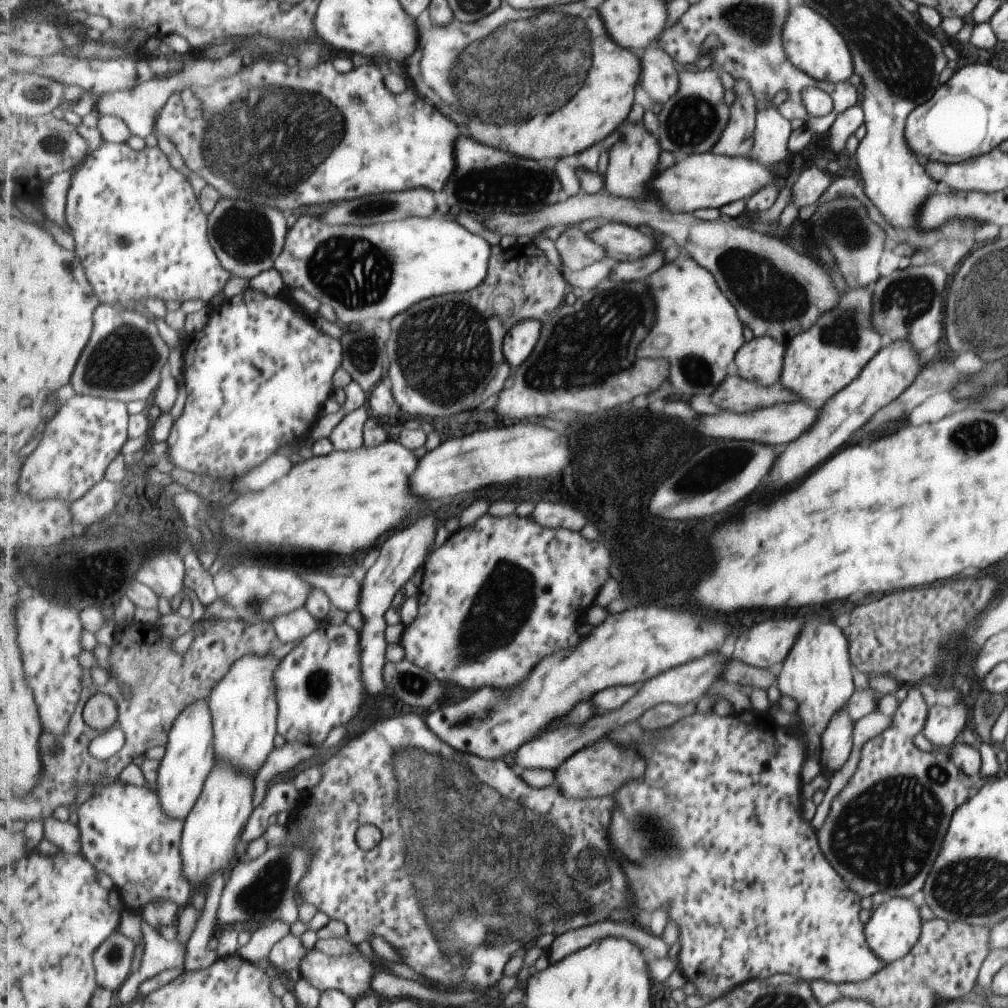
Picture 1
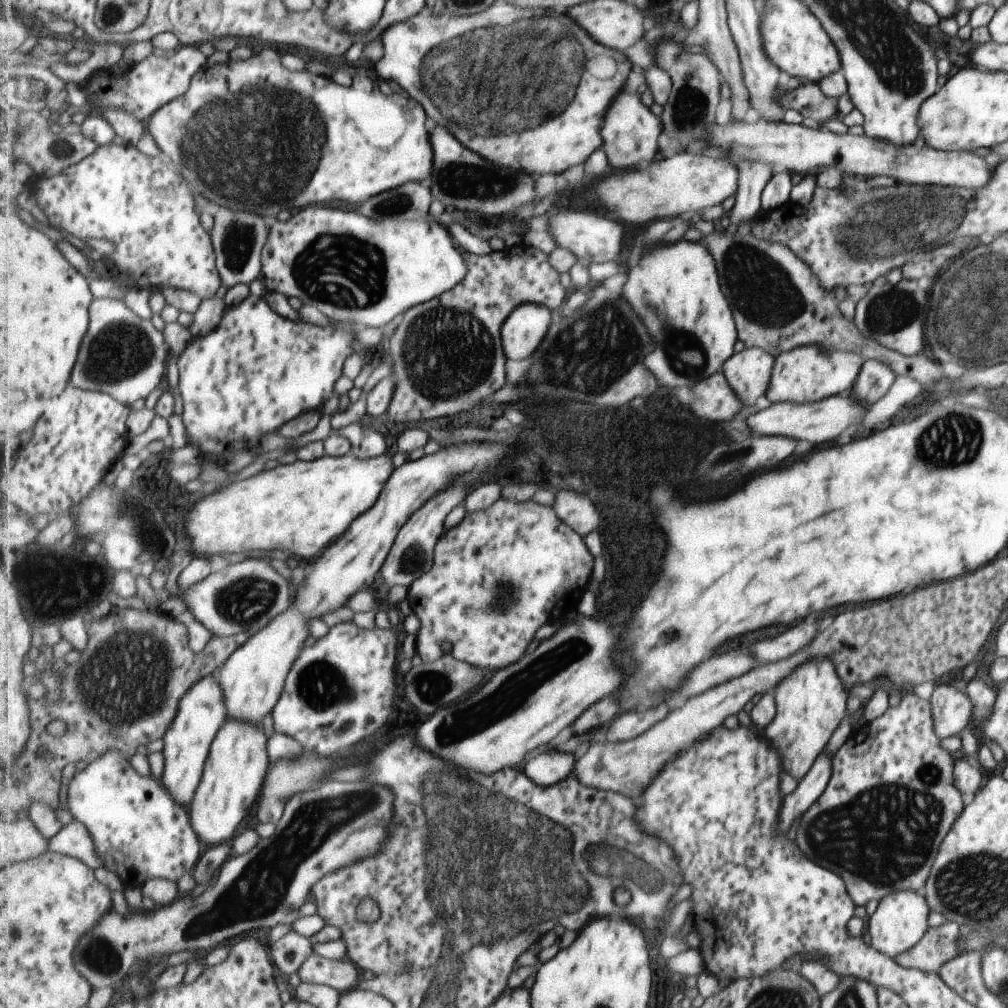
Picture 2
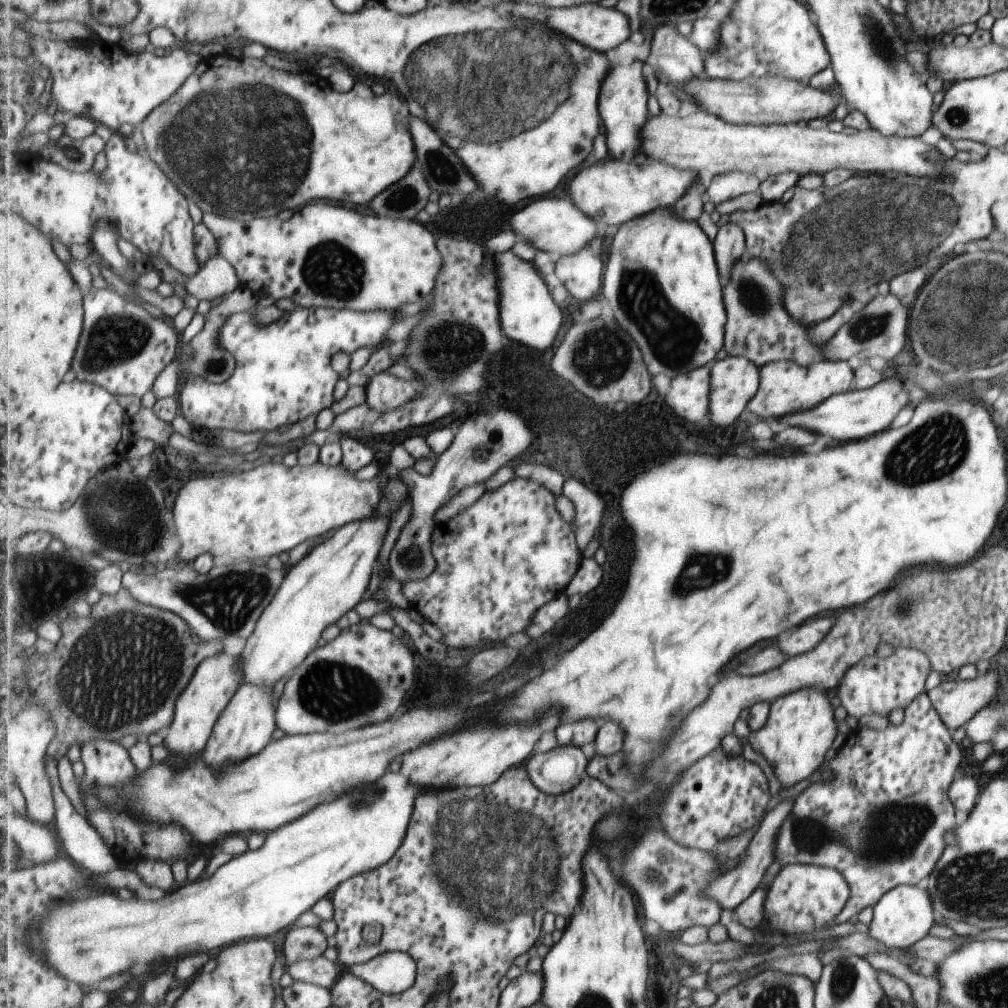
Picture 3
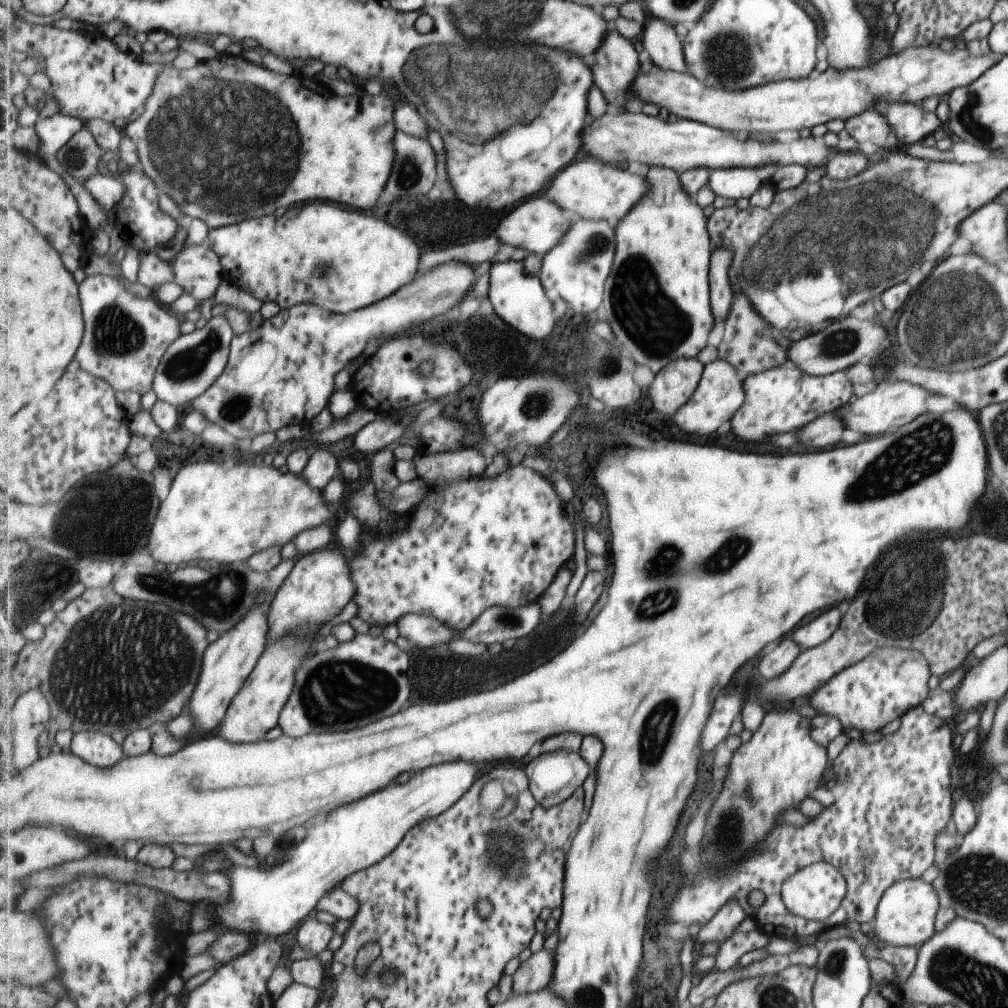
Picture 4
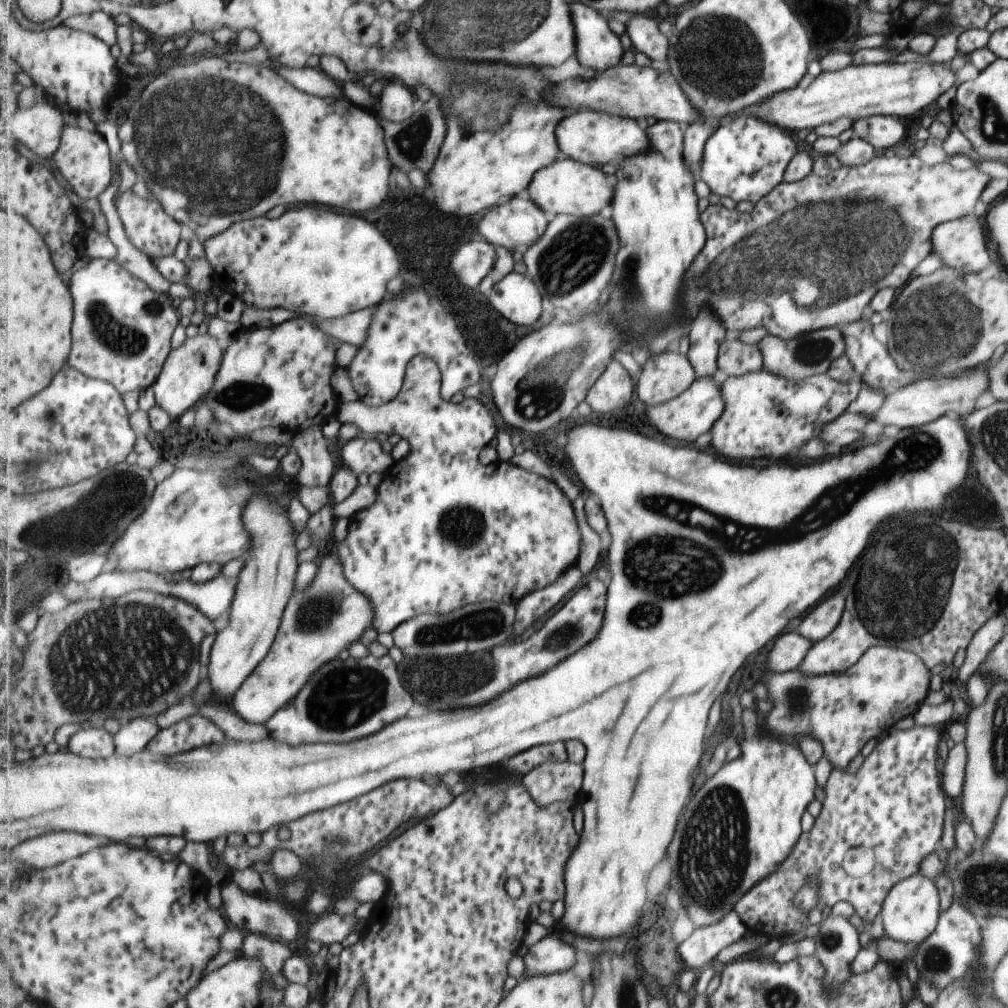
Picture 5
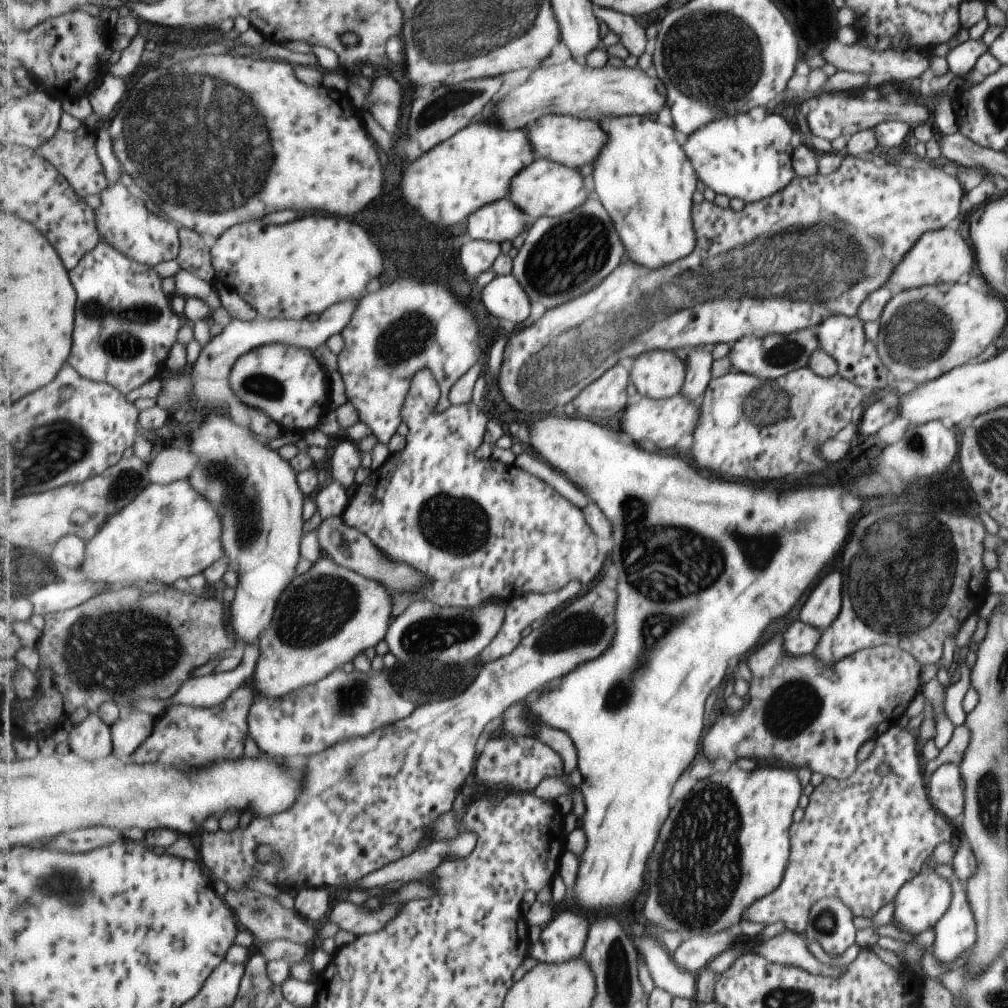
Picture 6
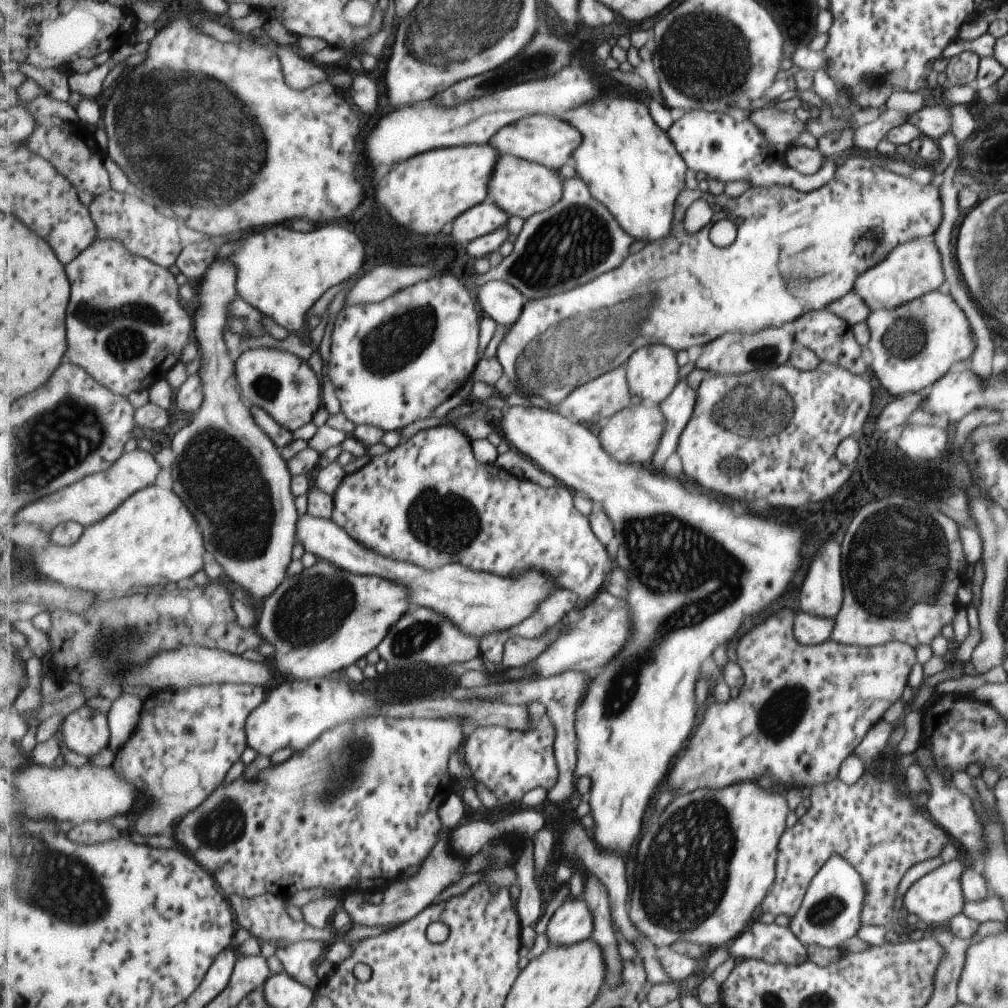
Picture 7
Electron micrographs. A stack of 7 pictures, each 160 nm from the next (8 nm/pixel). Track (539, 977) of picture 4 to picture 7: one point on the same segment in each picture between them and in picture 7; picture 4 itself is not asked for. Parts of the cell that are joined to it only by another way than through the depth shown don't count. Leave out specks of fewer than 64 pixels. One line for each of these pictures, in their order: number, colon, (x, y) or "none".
5: (551, 955)
6: (564, 938)
7: (573, 922)

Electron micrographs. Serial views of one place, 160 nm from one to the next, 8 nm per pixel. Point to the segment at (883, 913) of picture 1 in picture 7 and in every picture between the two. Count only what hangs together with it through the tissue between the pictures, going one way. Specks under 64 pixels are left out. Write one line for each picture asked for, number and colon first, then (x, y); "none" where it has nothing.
2: (900, 919)
3: (903, 915)
4: (905, 915)
5: (910, 911)
6: (918, 905)
7: (936, 897)

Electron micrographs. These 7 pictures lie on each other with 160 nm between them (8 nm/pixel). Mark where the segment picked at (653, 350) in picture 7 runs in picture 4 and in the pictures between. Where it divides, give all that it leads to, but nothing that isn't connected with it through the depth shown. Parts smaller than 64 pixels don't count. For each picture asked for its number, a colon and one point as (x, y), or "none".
4: (672, 388)
5: (664, 377)
6: (658, 374)

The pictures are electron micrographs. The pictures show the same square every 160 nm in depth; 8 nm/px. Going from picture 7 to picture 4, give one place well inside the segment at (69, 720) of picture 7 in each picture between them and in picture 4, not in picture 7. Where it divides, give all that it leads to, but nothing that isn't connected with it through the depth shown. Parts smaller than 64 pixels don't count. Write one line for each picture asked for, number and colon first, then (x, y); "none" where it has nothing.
4: (100, 750)
5: (93, 742)
6: (92, 738)

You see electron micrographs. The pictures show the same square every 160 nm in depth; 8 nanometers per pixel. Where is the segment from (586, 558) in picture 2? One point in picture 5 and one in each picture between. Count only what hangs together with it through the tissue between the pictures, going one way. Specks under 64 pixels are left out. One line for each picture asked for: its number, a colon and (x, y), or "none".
3: (501, 559)
4: (485, 541)
5: (446, 531)

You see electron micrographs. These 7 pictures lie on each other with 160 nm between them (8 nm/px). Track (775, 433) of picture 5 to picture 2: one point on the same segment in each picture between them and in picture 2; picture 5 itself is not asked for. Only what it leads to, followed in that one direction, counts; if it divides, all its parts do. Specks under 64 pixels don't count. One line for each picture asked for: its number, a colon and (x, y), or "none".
2: (805, 374)
3: (784, 387)
4: (782, 399)

